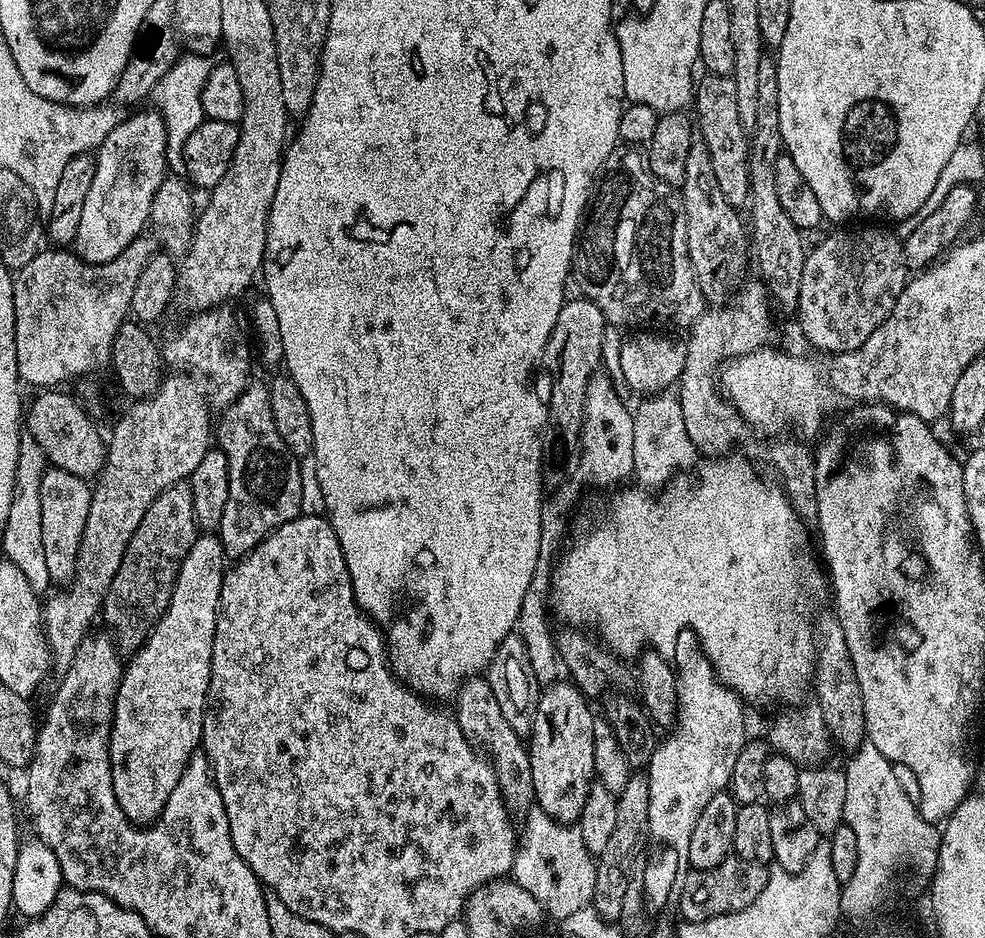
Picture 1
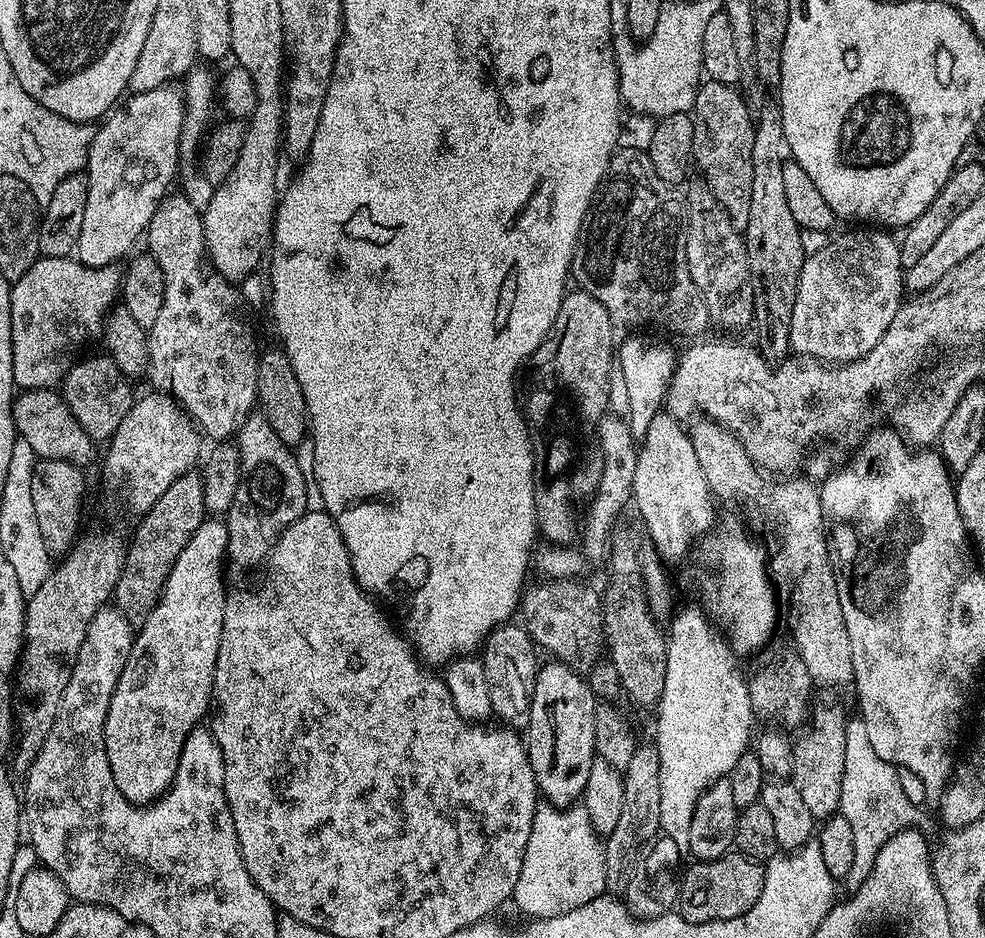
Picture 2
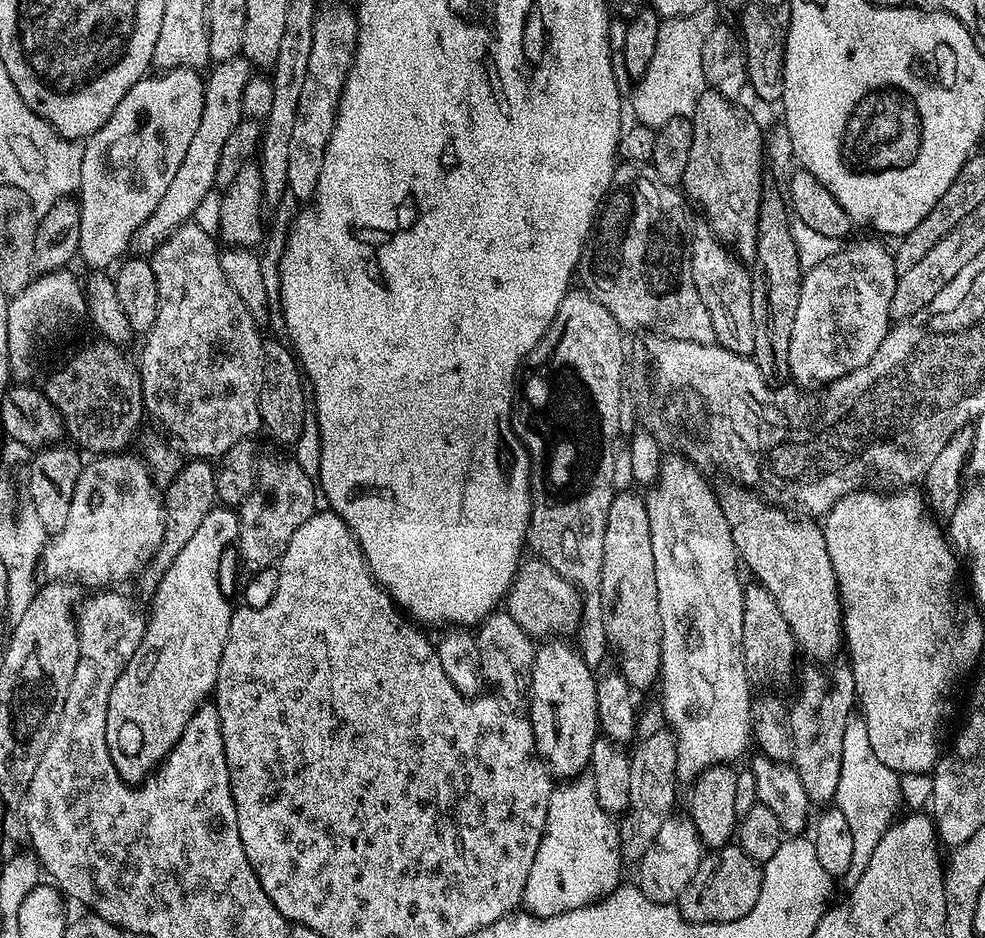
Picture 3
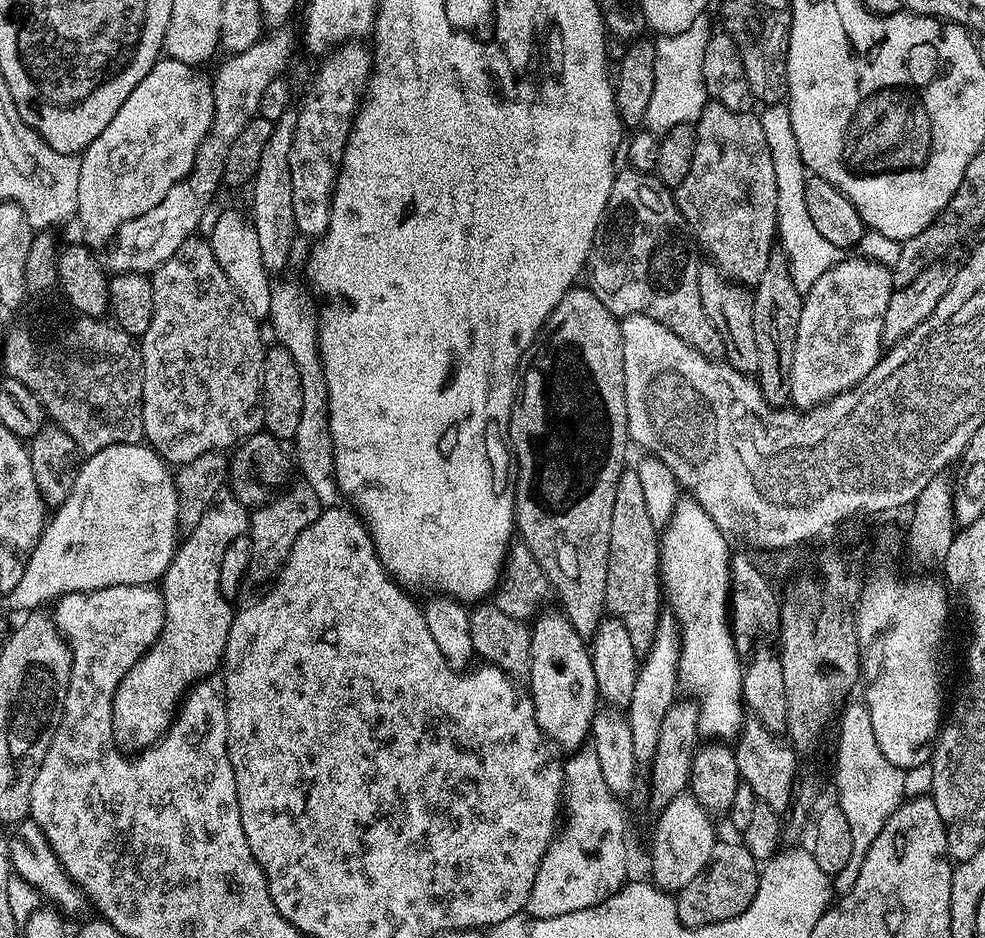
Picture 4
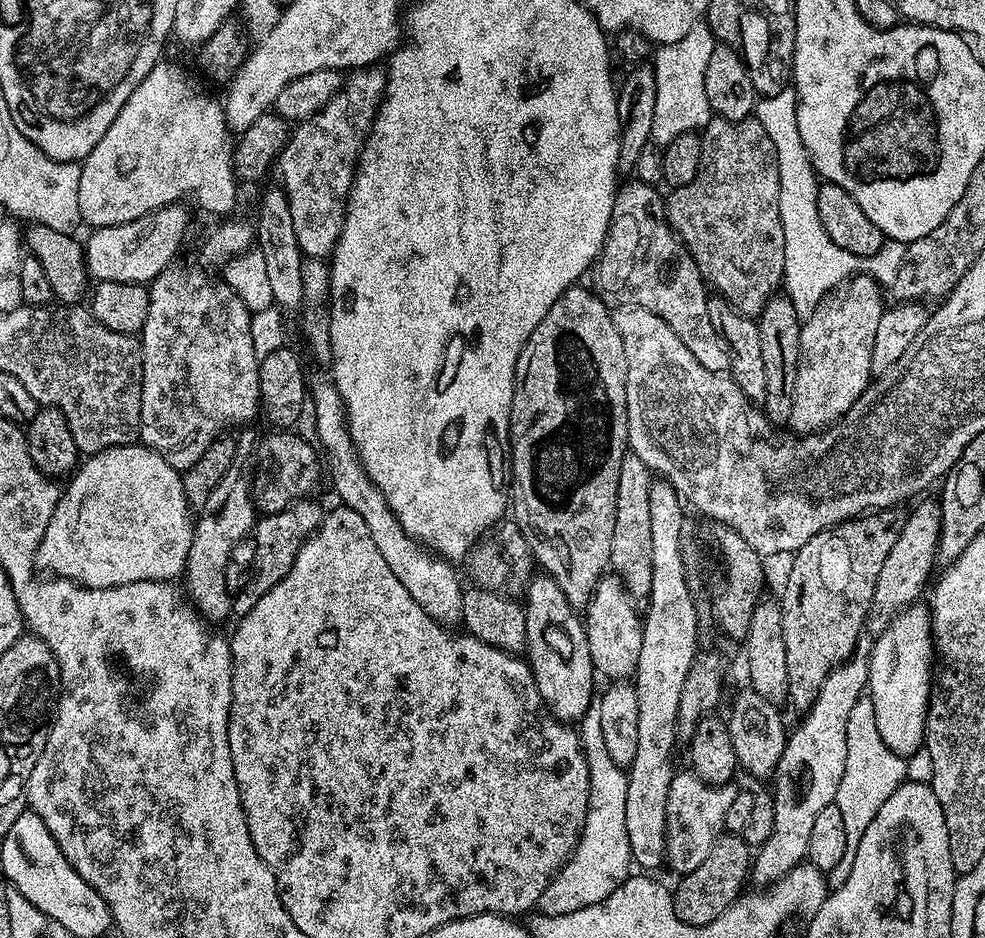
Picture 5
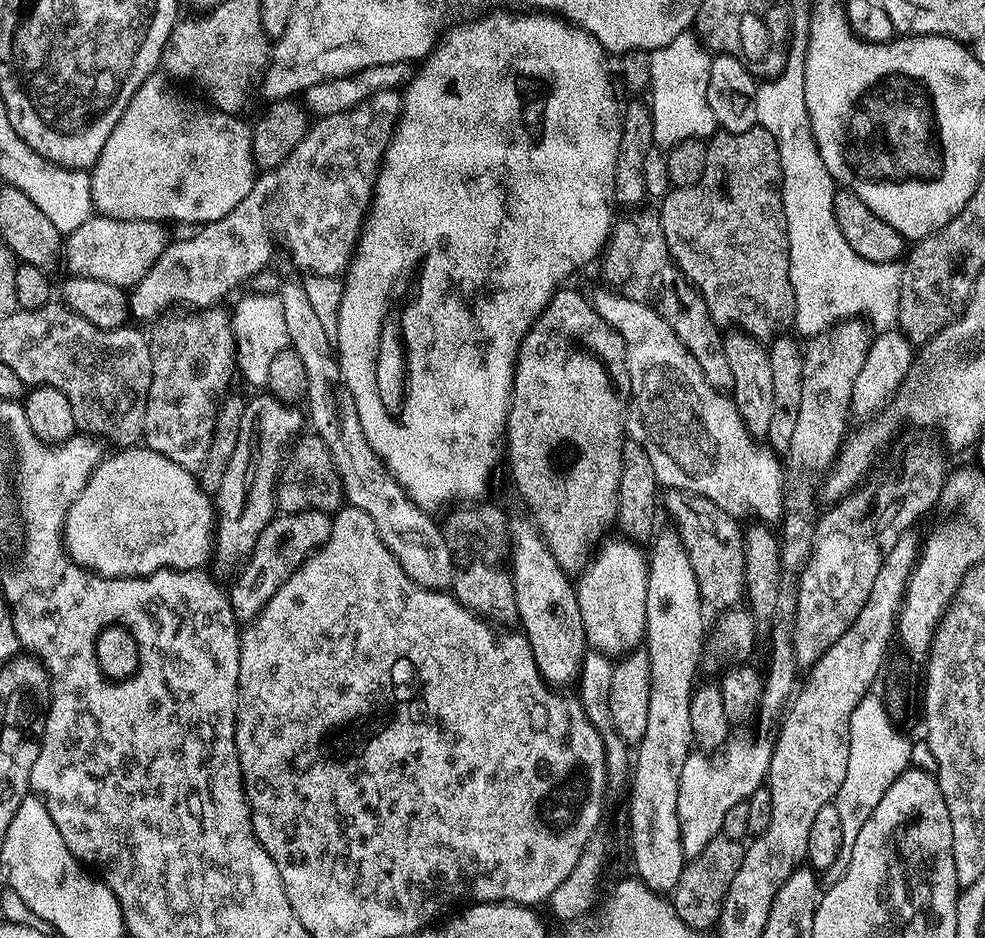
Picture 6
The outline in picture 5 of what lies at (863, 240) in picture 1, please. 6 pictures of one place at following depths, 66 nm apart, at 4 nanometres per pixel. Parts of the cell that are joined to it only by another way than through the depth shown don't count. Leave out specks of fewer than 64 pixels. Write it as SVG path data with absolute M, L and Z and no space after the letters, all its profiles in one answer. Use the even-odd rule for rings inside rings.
M857 274L840 285L835 292L821 300L815 310L801 323L798 342L798 370L794 374L794 414L790 414L788 424L796 434L811 434L831 428L850 406L860 397L874 376L872 351L874 334L878 334L878 318L882 318L886 307L880 284L865 274Z

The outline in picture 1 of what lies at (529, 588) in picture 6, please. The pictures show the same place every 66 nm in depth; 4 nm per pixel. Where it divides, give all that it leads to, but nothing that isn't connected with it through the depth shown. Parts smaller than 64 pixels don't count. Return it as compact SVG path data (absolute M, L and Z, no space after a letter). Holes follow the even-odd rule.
M571 682L555 683L539 693L534 714L532 735L527 737L526 747L530 770L533 774L533 794L535 807L541 808L550 818L560 824L575 825L580 819L582 808L596 780L594 766L594 713L588 709L590 700Z

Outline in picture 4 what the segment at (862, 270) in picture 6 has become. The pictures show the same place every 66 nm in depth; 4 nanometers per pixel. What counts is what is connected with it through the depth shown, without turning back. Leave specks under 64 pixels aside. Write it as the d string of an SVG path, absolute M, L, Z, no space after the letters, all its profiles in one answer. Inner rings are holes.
M787 103L770 104L763 111L759 113L762 134L766 134L766 142L770 145L770 158L774 158L774 182L778 185L778 244L788 260L794 286L803 294L814 286L814 282L818 282L818 278L822 278L822 274L826 274L826 270L830 270L830 266L842 259L842 252L834 246L834 242L826 242L826 238L818 234L818 229L806 211L806 169L802 154L798 154L798 138L794 138L794 126L790 126Z

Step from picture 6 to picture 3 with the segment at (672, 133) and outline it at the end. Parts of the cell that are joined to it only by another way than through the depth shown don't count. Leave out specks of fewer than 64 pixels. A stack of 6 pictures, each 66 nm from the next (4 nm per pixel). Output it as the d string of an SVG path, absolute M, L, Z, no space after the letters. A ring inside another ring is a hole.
M709 2L692 16L668 18L661 23L658 30L658 46L654 49L654 56L650 58L650 66L646 66L646 74L635 81L636 89L632 92L632 112L639 123L647 128L657 129L670 122L670 118L691 117L696 100L706 91L702 74L702 42L706 42L710 30L718 23L716 12L718 13L717 5Z

